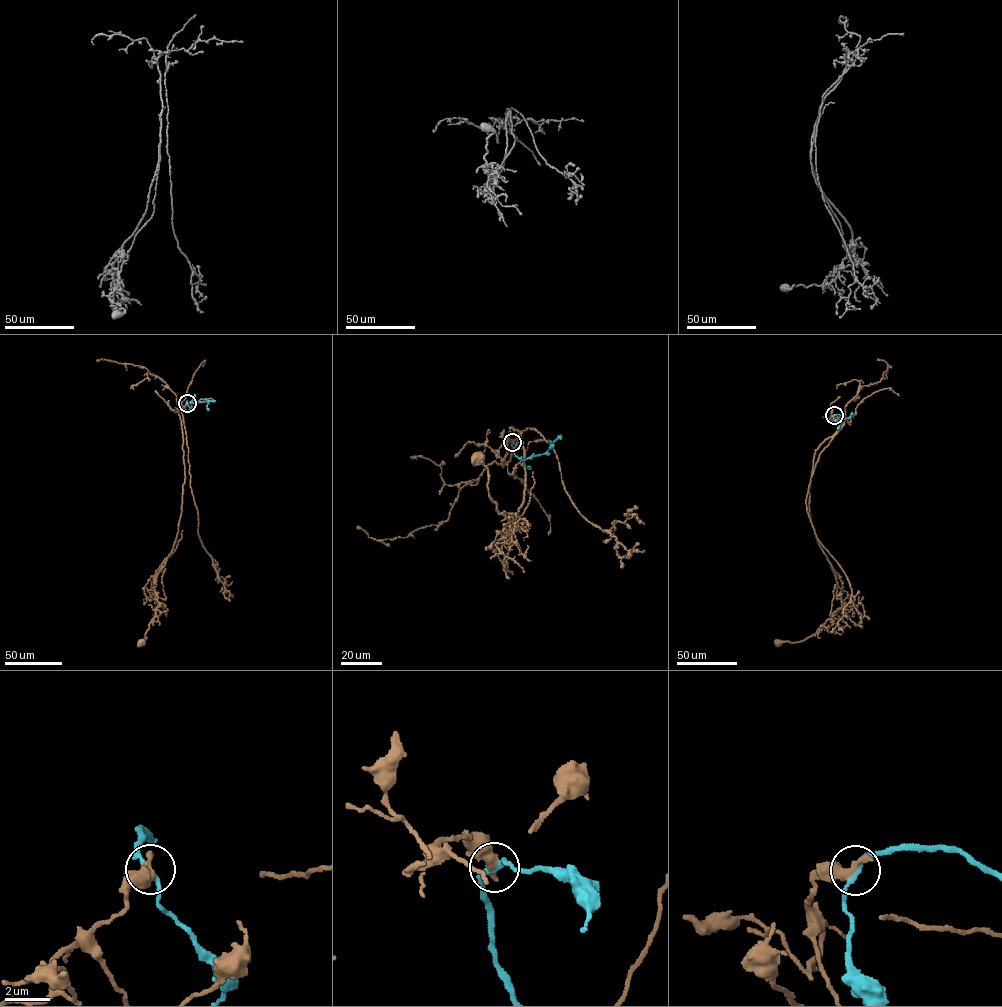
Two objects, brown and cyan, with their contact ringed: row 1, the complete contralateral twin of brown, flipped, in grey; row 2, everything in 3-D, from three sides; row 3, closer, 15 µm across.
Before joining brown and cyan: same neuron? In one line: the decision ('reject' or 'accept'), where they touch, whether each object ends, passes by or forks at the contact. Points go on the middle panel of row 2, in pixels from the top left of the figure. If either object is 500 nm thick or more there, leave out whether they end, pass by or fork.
reject | (512, 442)

